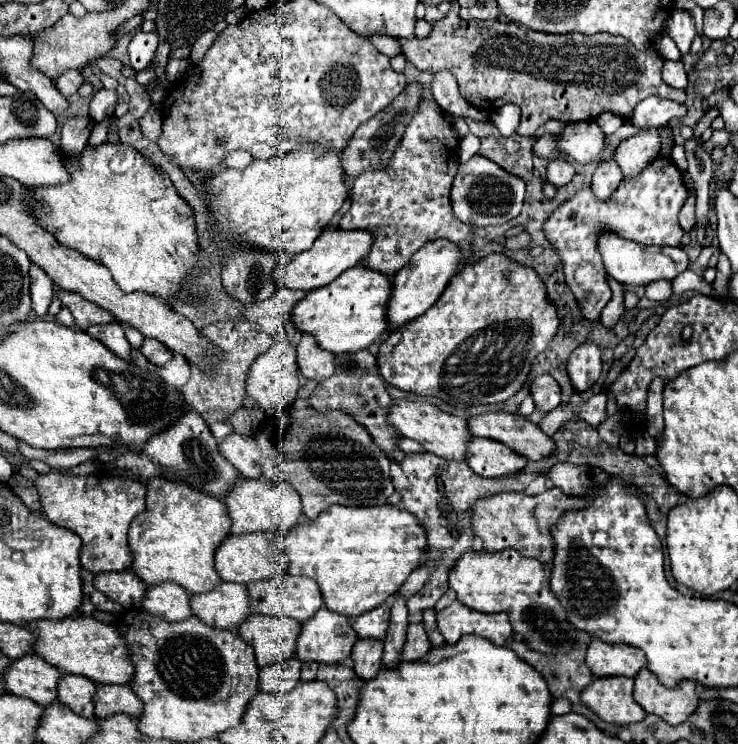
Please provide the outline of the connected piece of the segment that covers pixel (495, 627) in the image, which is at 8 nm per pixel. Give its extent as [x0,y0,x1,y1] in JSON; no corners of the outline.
[438,601,512,645]

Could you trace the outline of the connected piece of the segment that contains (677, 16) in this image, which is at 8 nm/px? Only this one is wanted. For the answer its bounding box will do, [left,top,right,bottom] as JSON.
[664,11,696,55]

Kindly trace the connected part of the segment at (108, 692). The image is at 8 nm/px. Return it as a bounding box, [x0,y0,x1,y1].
[94,685,144,719]

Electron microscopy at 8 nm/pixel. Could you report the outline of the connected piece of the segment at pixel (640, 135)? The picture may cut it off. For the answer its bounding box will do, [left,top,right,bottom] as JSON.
[614,129,662,177]

